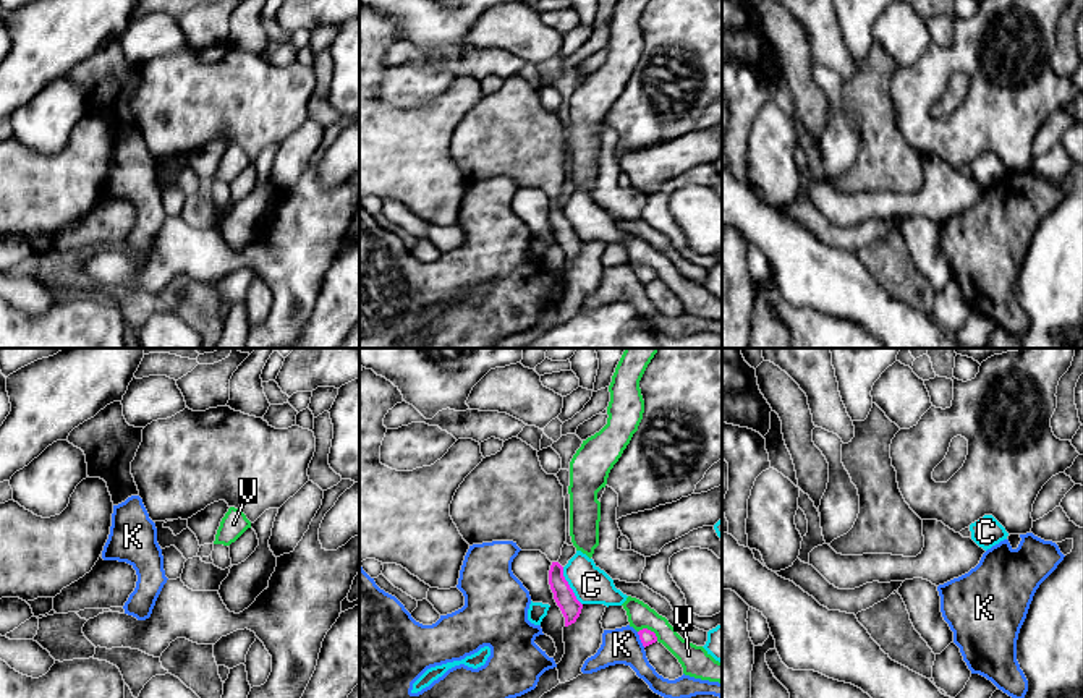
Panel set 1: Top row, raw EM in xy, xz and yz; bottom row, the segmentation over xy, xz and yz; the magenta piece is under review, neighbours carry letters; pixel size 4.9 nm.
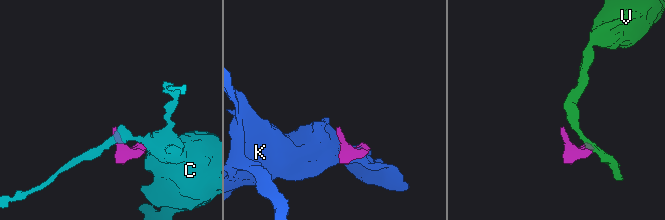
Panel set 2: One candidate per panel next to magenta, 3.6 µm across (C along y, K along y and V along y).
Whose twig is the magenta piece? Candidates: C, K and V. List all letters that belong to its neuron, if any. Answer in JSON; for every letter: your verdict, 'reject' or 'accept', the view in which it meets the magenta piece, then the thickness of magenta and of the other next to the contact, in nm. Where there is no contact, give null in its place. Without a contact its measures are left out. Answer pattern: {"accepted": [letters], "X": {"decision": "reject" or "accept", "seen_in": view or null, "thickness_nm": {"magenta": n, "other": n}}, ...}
{"accepted": [], "C": {"decision": "reject", "seen_in": "xz", "thickness_nm": {"magenta": 100, "other": 190}}, "K": {"decision": "reject", "seen_in": "xz", "thickness_nm": {"magenta": 70, "other": 180}}, "V": {"decision": "reject", "seen_in": "xz", "thickness_nm": {"magenta": 70, "other": 130}}}

